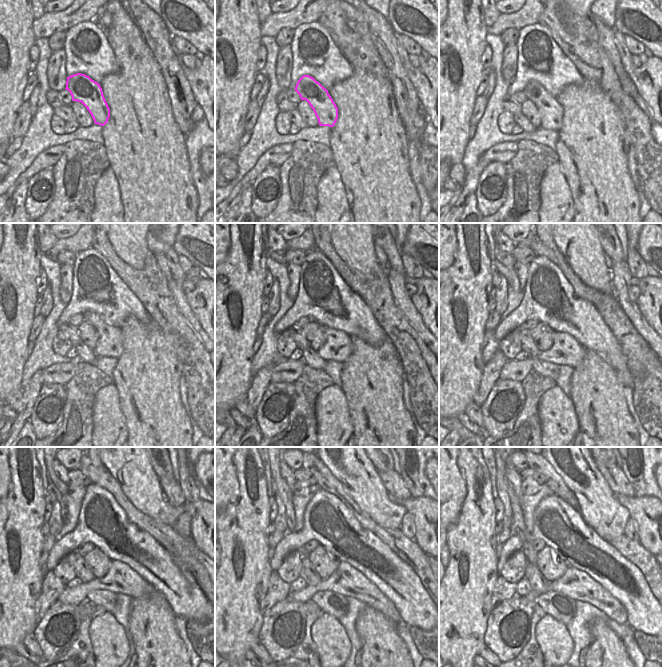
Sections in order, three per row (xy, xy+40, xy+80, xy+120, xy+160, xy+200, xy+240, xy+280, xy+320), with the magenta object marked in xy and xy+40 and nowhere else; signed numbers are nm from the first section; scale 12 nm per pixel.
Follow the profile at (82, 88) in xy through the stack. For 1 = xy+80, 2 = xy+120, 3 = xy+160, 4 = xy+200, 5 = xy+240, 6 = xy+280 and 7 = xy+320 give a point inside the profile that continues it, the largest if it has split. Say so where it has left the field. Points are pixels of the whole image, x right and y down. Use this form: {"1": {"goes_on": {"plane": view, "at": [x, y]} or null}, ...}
{"1": {"goes_on": {"plane": "xy+80", "at": [551, 112]}}, "2": {"goes_on": {"plane": "xy+120", "at": [110, 343]}}, "3": {"goes_on": {"plane": "xy+160", "at": [338, 346]}}, "4": {"goes_on": {"plane": "xy+200", "at": [566, 351]}}, "5": {"goes_on": {"plane": "xy+240", "at": [121, 579]}}, "6": {"goes_on": {"plane": "xy+280", "at": [346, 580]}}, "7": {"goes_on": {"plane": "xy+320", "at": [577, 584]}}}

